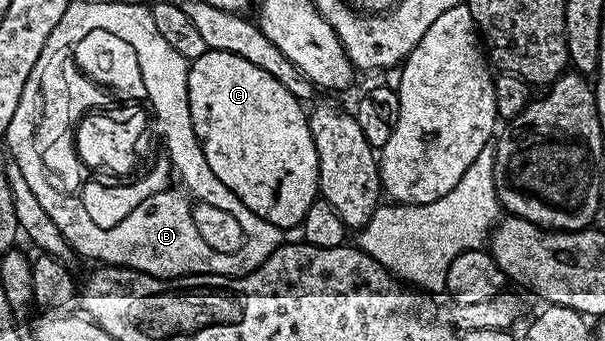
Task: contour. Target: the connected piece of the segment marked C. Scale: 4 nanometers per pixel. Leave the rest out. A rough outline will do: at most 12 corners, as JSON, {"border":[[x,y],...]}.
{"border":[[248,58],[189,61],[204,158],[297,229],[320,196],[303,101]]}

